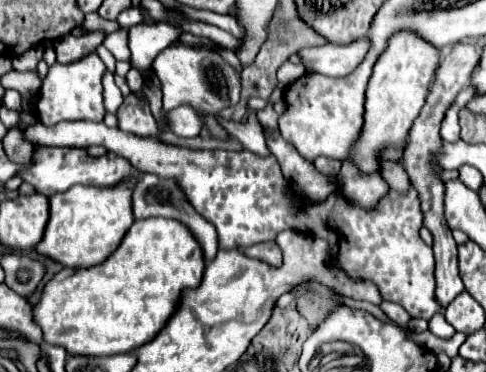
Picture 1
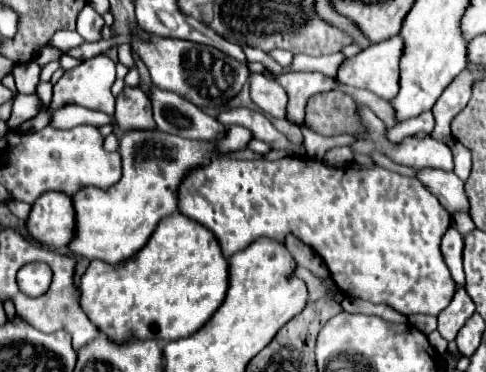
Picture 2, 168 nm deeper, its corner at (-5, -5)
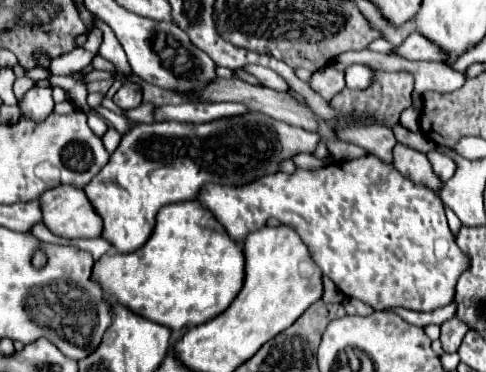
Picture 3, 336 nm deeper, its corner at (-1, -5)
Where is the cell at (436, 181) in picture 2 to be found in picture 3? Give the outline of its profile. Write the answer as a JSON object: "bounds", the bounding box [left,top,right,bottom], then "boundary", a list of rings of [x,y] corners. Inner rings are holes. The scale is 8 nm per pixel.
{"bounds":[392,144,442,192],"boundary":[[[396,144],[392,148],[392,154],[394,154],[394,166],[400,170],[400,174],[404,174],[406,178],[412,178],[418,184],[426,184],[436,192],[442,188],[442,180],[434,174],[426,154],[418,150],[410,150],[408,146],[402,146],[402,144]]]}

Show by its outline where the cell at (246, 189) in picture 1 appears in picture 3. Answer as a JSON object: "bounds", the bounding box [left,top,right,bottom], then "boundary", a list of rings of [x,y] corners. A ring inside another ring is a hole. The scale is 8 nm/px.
{"bounds":[198,156,470,312],"boundary":[[[376,156],[332,162],[326,168],[310,172],[300,168],[294,174],[278,172],[240,188],[212,184],[204,186],[198,198],[224,224],[234,240],[242,240],[250,232],[260,230],[268,218],[276,218],[278,222],[296,228],[324,276],[328,276],[340,292],[358,298],[374,310],[408,308],[416,312],[432,312],[442,308],[454,300],[454,286],[470,264],[470,258],[460,250],[456,236],[448,228],[444,204],[438,194],[428,186],[404,178],[394,166],[384,164]]]}

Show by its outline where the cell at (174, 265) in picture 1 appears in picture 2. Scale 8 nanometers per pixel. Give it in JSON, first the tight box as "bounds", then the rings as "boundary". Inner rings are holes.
{"bounds":[78,214,228,344],"boundary":[[[174,214],[158,222],[148,242],[128,262],[112,266],[102,260],[92,260],[78,282],[78,302],[82,304],[82,310],[86,310],[90,322],[94,322],[94,326],[98,326],[98,330],[114,344],[124,344],[132,338],[172,342],[190,336],[194,330],[198,330],[210,320],[214,310],[222,304],[226,286],[228,262],[220,252],[216,236],[202,224],[182,214]]]}

